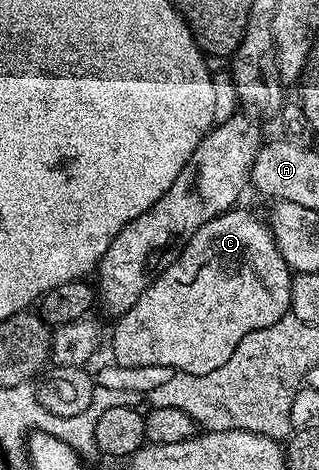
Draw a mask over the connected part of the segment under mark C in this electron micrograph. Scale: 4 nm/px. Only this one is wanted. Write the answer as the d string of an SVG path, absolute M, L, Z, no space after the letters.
M238 210L225 211L224 214L217 215L212 221L205 223L200 229L196 229L192 241L188 241L186 248L163 271L158 272L151 278L150 283L144 289L144 293L140 293L140 301L136 301L136 305L132 305L132 309L128 309L123 315L117 316L116 323L118 325L114 329L113 362L125 367L164 365L165 367L173 367L175 371L187 371L193 375L212 373L212 369L220 369L220 365L224 365L224 361L228 361L228 357L232 357L236 345L240 345L240 341L244 341L244 337L248 337L248 333L252 333L256 329L264 329L286 316L290 311L291 269L284 261L269 226L263 220L261 223L252 212Z

